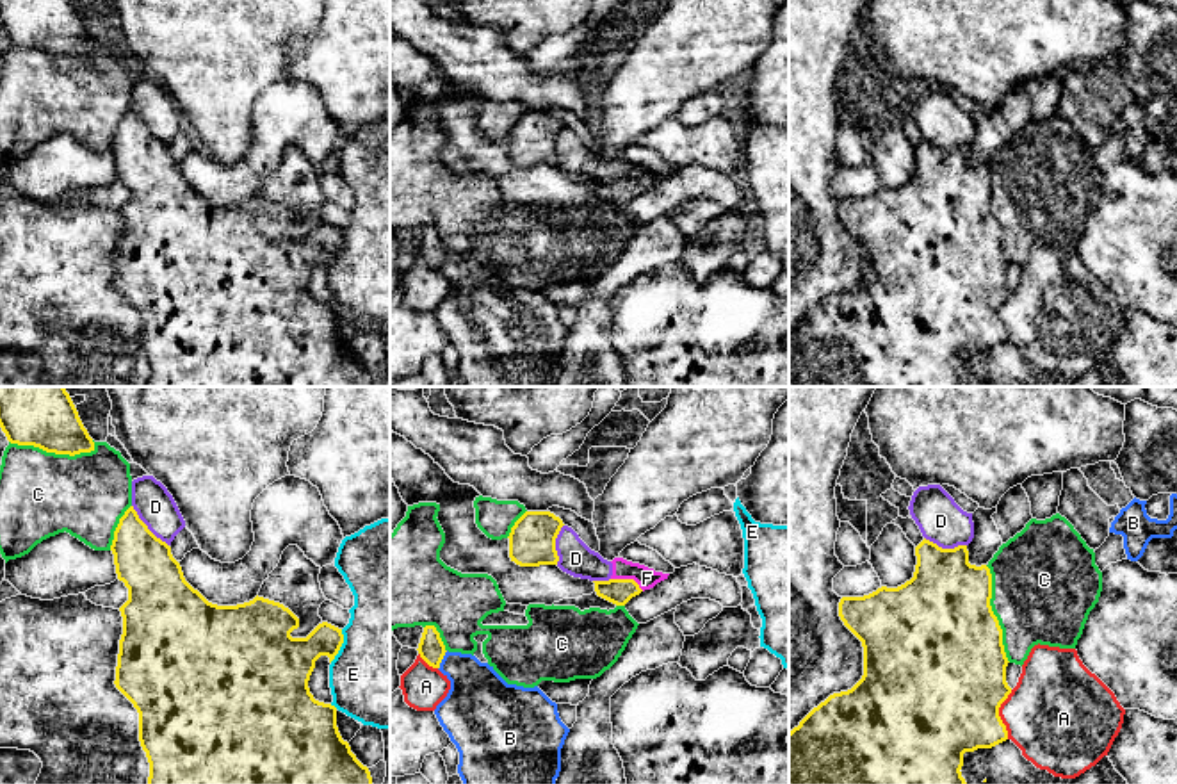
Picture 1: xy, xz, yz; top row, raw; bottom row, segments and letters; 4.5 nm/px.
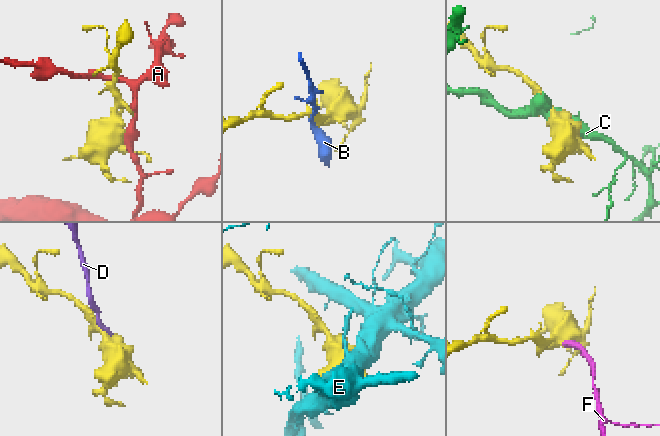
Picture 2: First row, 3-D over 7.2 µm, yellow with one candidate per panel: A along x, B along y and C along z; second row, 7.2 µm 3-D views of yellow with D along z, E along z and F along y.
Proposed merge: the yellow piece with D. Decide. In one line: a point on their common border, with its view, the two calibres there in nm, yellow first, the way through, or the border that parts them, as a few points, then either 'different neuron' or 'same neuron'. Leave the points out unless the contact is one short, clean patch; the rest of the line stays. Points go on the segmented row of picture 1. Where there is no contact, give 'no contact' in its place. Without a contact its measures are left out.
meets yellow in xy at (146, 526); 260 nm thick on the yellow side, 180 nm on the other; different neuron

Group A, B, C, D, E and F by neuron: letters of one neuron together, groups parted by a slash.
A / B / C / D F / E

